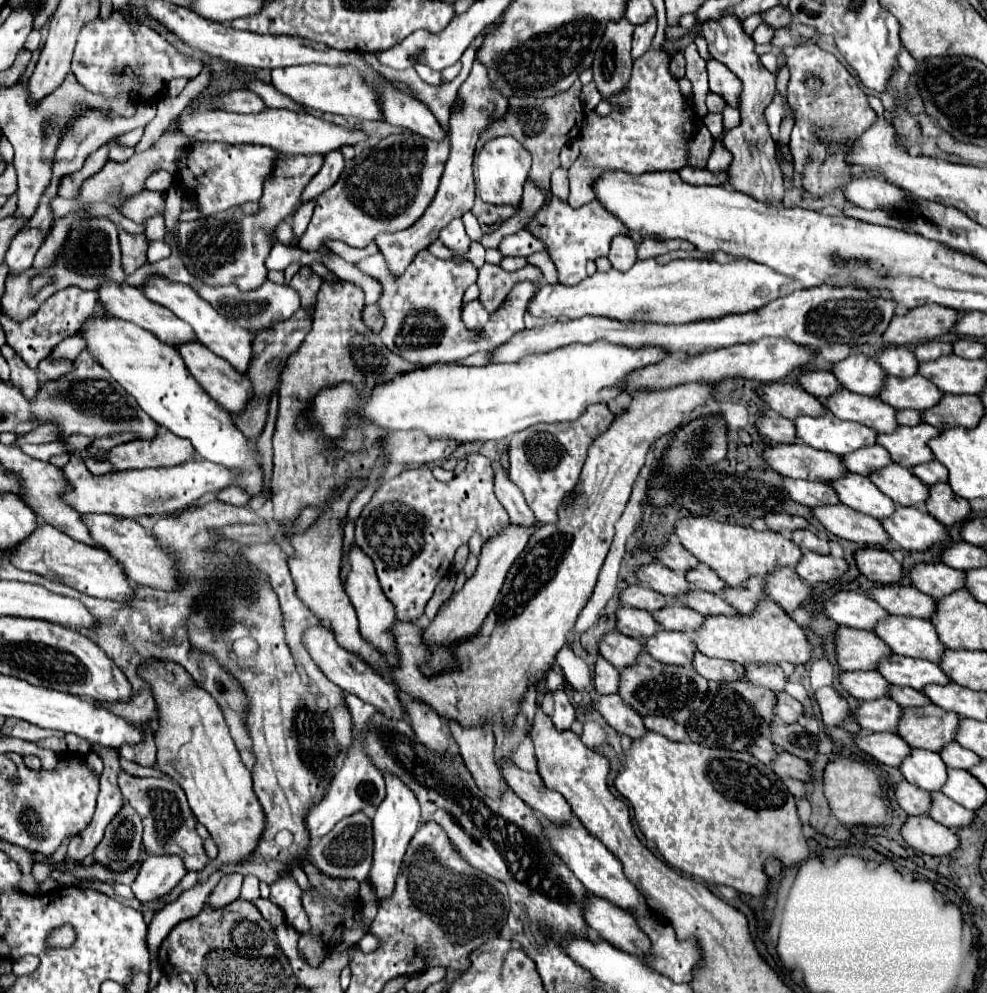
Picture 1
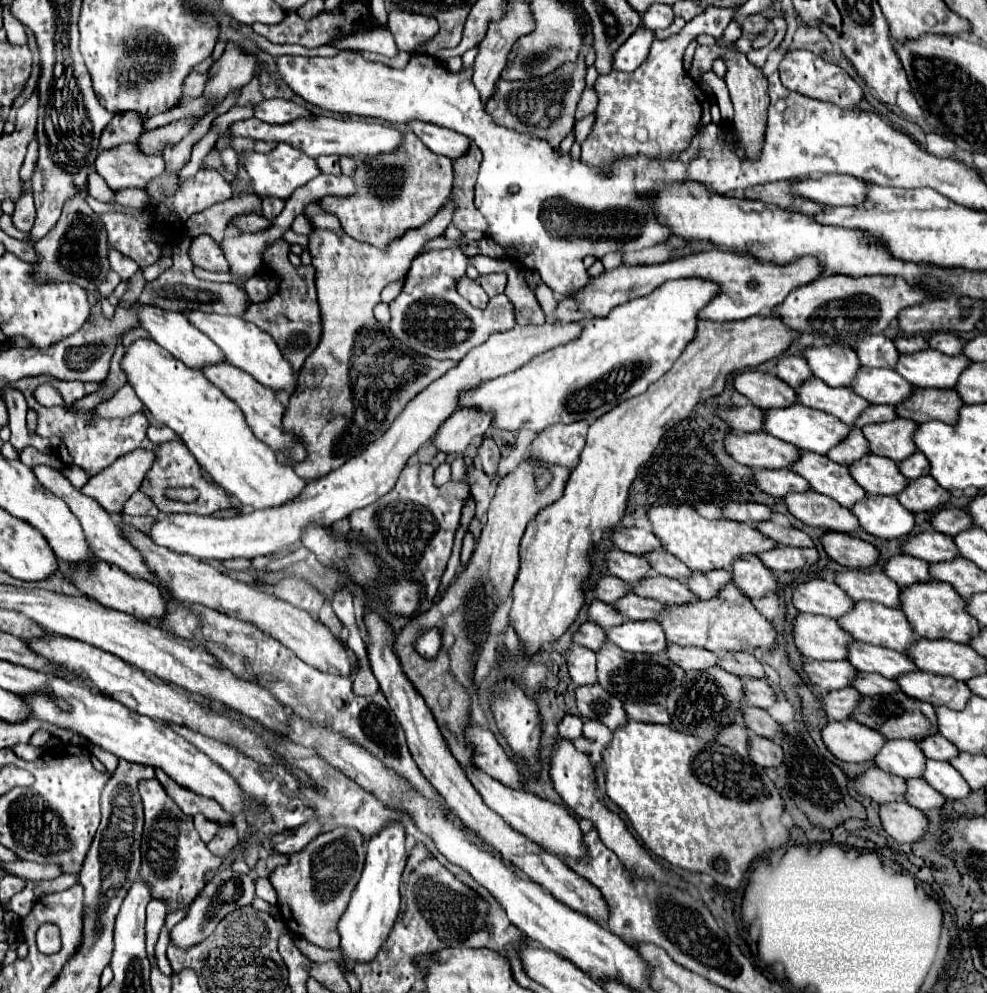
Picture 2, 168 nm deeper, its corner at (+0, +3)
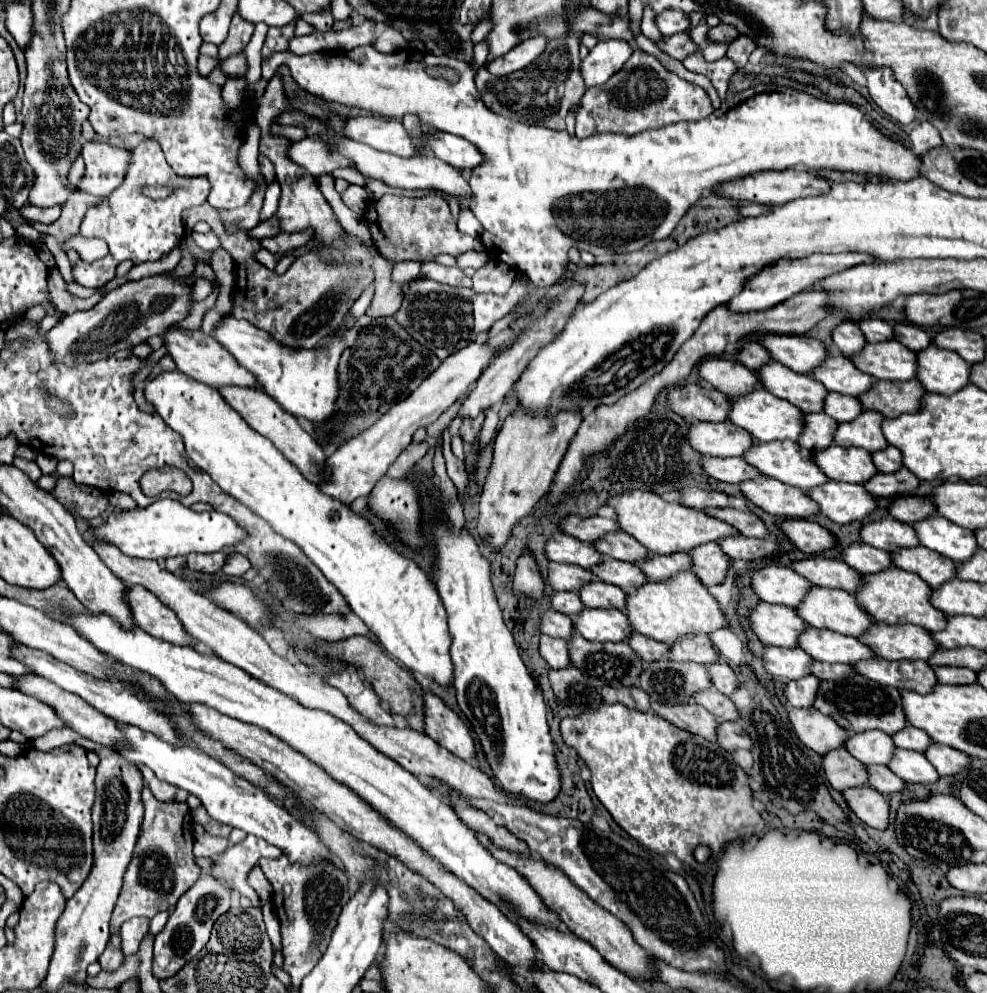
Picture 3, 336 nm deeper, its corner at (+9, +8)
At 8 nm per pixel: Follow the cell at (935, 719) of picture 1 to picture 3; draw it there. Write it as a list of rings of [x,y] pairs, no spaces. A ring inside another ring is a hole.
[[[856,676],[844,682],[824,680],[820,686],[820,698],[816,698],[816,708],[822,710],[822,714],[832,716],[850,734],[866,732],[866,730],[884,730],[886,734],[896,734],[898,730],[908,726],[908,718],[904,716],[904,708],[902,708],[900,690],[882,686],[864,676]]]

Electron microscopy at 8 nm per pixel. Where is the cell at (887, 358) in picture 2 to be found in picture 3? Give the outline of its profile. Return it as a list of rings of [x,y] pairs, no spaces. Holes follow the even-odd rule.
[[[844,322],[834,328],[832,338],[836,346],[842,350],[844,356],[854,356],[860,354],[866,346],[866,338],[858,326],[852,326],[852,322]]]

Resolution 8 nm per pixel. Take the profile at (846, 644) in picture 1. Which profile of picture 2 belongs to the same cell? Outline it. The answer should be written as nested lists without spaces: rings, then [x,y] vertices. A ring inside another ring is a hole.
[[[799,613],[793,623],[793,641],[805,659],[845,659],[851,635],[841,631],[835,619]]]

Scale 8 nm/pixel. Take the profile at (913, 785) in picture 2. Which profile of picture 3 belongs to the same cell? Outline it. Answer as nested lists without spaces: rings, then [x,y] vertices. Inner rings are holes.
[[[868,766],[868,774],[870,774],[870,786],[878,788],[878,792],[884,796],[902,792],[906,788],[906,782],[898,778],[888,766]]]

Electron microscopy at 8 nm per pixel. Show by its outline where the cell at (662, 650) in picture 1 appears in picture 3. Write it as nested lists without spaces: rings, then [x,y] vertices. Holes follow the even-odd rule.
[[[586,608],[574,620],[574,628],[592,642],[624,642],[634,634],[628,616],[620,610]]]

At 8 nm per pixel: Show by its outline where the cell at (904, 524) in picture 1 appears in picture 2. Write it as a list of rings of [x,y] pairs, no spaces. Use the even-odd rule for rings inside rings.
[[[865,495],[865,499],[855,503],[849,511],[857,517],[865,533],[881,539],[905,539],[915,527],[913,513],[895,497],[887,495]]]

